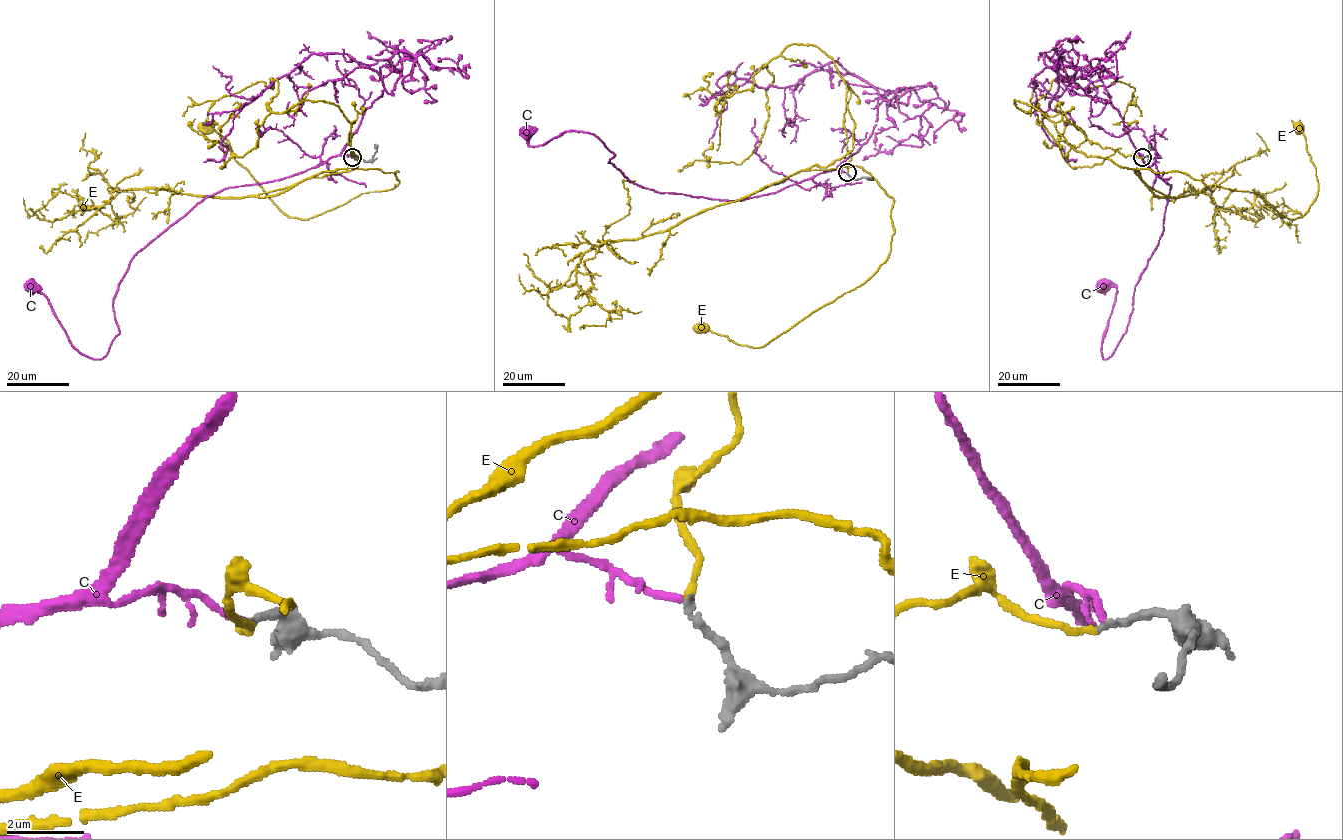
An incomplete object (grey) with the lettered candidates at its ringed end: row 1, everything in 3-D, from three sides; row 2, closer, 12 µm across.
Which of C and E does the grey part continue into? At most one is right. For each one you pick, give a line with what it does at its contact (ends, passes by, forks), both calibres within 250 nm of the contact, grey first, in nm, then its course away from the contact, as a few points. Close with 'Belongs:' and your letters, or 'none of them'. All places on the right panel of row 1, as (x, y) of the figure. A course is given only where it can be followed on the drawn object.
E: it ends; calibres 180 and 160 nm; course (1143, 157), (1055, 123), (1086, 155), (1253, 191), (1290, 220), (1318, 188), (1299, 127)
Belongs: E

